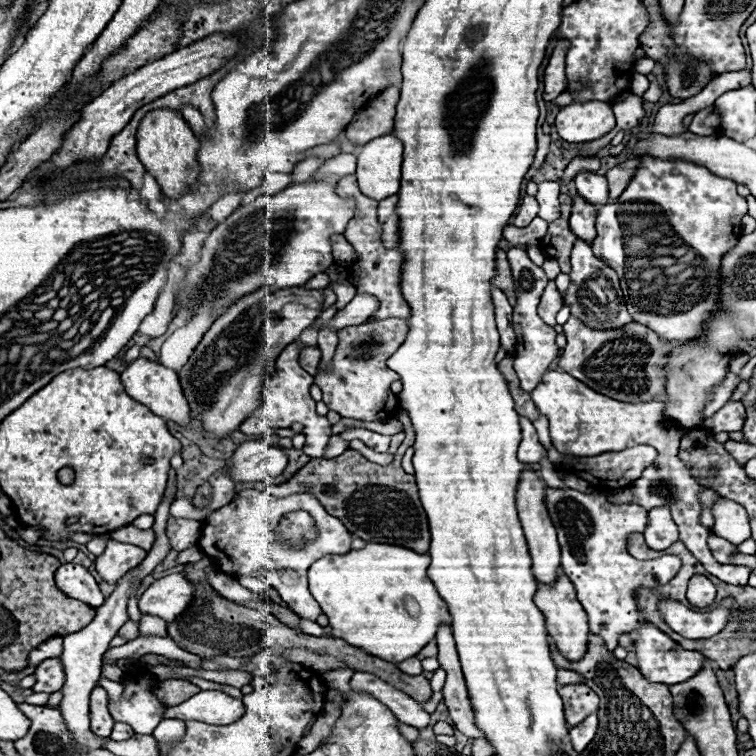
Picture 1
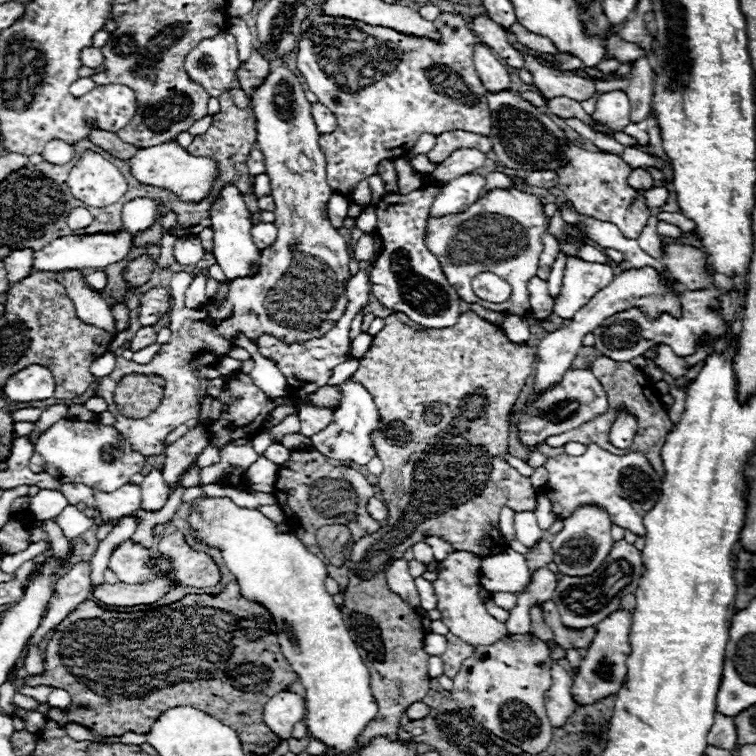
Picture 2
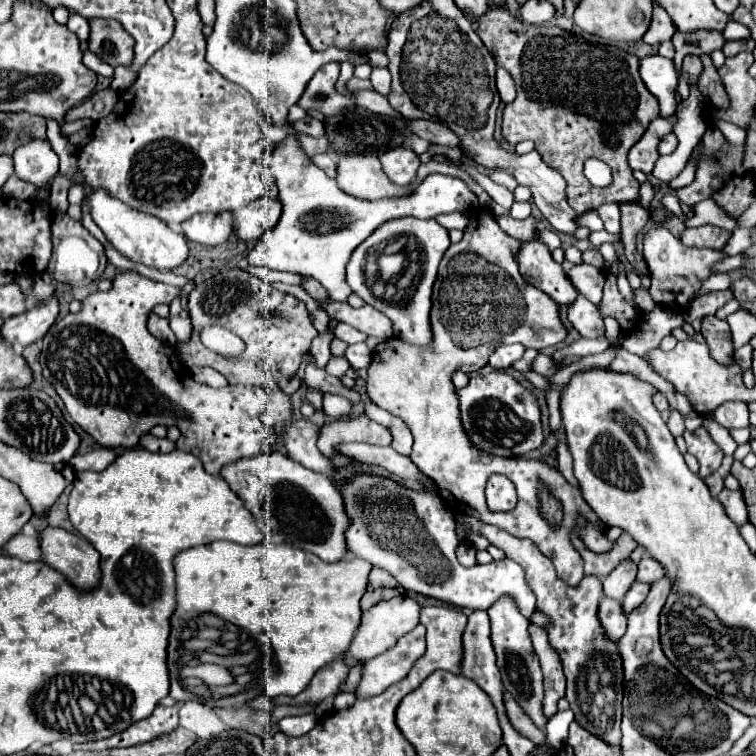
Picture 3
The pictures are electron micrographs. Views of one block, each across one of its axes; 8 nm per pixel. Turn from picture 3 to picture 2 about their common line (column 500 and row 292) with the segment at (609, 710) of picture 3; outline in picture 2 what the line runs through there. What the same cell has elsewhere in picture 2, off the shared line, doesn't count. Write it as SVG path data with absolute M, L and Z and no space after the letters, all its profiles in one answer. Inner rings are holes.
M536 276L528 282L528 292L530 292L530 312L538 320L548 320L552 316L552 308L556 302L548 292L548 282Z

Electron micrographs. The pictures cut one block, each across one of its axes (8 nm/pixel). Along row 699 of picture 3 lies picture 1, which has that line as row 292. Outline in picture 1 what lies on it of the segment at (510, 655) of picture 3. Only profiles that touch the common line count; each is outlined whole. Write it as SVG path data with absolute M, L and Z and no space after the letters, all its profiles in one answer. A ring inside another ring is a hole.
M510 248L508 250L508 260L512 266L512 276L514 276L514 292L516 292L516 306L514 306L514 314L512 314L512 328L516 332L516 350L514 350L514 370L520 378L520 386L522 390L530 392L532 388L536 388L544 376L544 372L548 370L548 366L552 364L552 360L558 358L558 346L556 346L556 330L548 324L544 324L536 312L538 304L540 304L540 296L548 284L548 278L544 274L544 270L536 264L532 264L532 260L528 258L526 250L522 248Z

